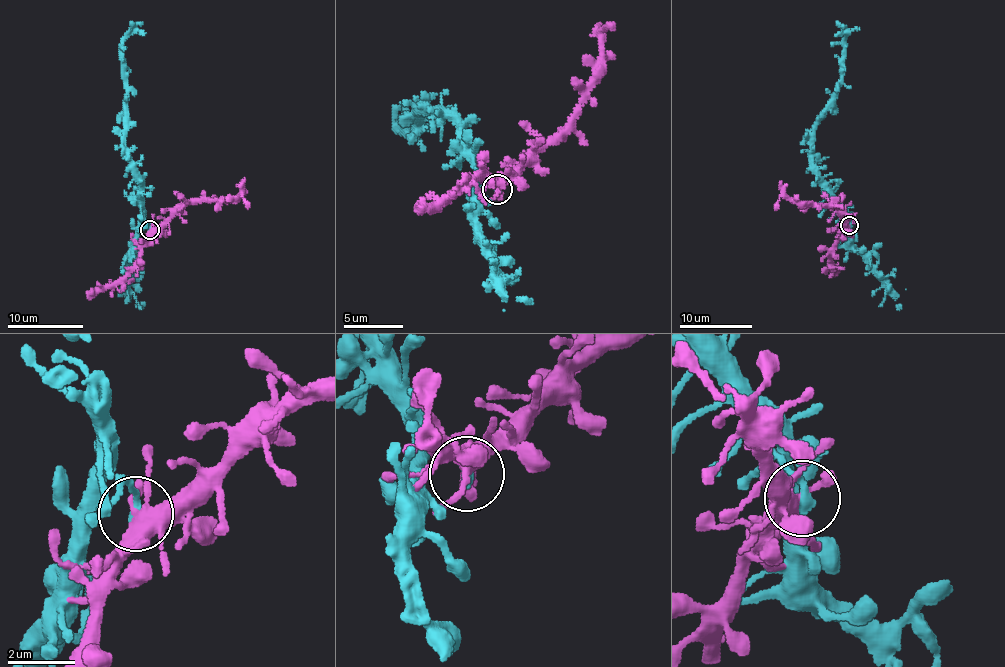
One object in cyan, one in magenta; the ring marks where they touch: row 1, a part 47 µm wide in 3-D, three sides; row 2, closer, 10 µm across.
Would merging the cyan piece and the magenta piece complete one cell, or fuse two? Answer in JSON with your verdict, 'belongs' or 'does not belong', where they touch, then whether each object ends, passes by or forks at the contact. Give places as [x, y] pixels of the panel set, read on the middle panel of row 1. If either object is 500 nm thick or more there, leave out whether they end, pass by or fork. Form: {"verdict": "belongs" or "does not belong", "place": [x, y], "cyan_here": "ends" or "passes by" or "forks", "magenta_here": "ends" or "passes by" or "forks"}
{"verdict": "belongs", "place": [497, 189], "cyan_here": "ends", "magenta_here": "forks"}

